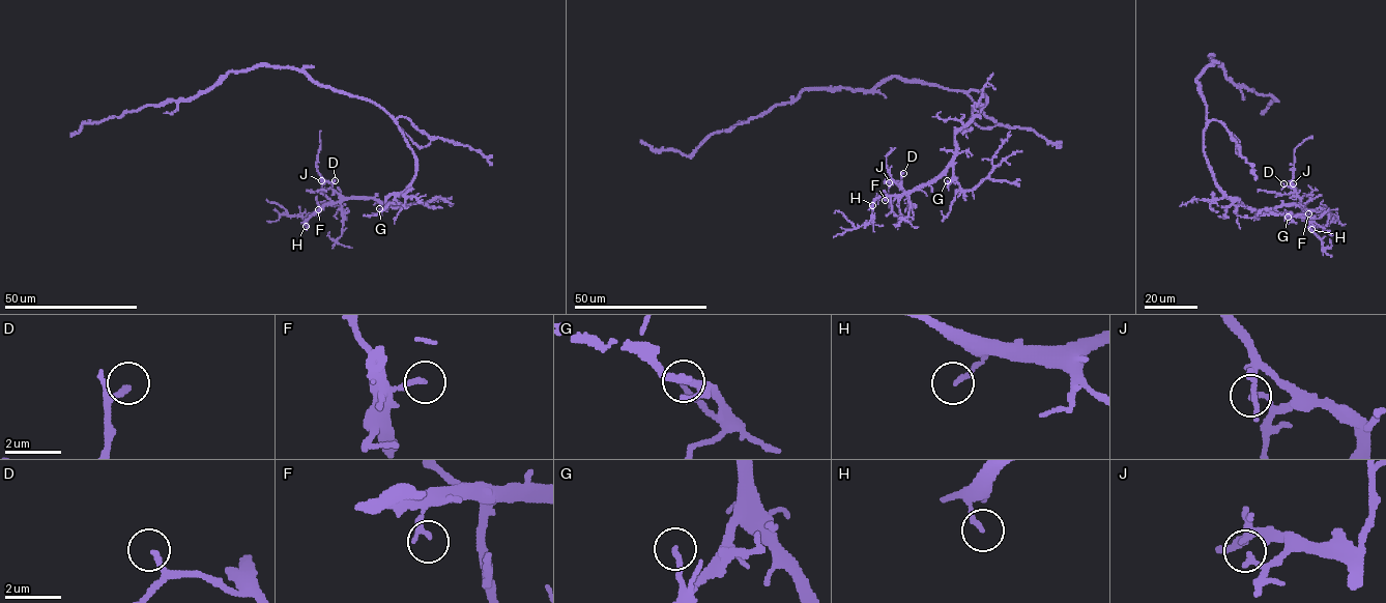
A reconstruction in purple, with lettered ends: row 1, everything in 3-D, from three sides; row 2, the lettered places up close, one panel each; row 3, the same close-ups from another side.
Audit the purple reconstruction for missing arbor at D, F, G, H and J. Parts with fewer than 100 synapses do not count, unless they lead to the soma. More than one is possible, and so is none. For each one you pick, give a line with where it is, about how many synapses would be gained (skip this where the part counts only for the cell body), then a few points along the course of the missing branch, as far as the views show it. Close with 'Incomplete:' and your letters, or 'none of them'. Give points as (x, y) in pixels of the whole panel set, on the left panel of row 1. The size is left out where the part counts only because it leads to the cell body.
Incomplete: none of them

